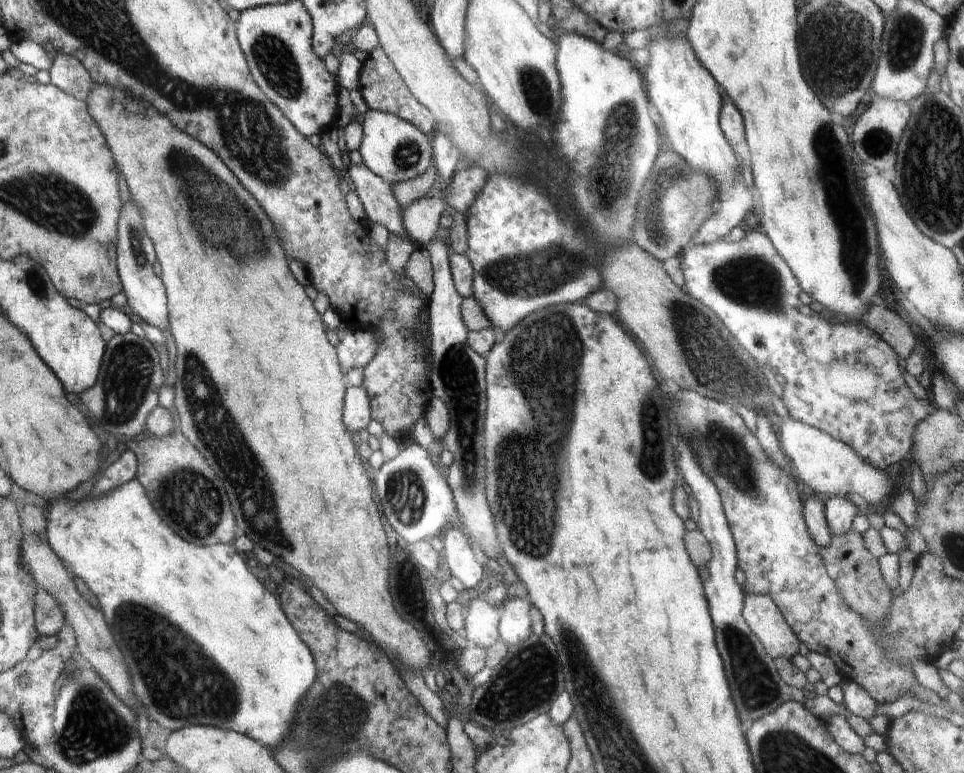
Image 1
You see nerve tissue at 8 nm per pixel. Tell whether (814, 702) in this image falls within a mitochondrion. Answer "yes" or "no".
no

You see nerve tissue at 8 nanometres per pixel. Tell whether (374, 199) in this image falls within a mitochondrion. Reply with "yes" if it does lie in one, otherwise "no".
no

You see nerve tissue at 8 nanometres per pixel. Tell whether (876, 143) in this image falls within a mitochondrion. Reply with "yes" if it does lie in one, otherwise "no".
yes

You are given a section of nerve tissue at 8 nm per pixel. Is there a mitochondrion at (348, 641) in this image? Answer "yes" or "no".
no

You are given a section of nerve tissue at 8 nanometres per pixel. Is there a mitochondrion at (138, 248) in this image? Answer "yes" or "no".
yes

